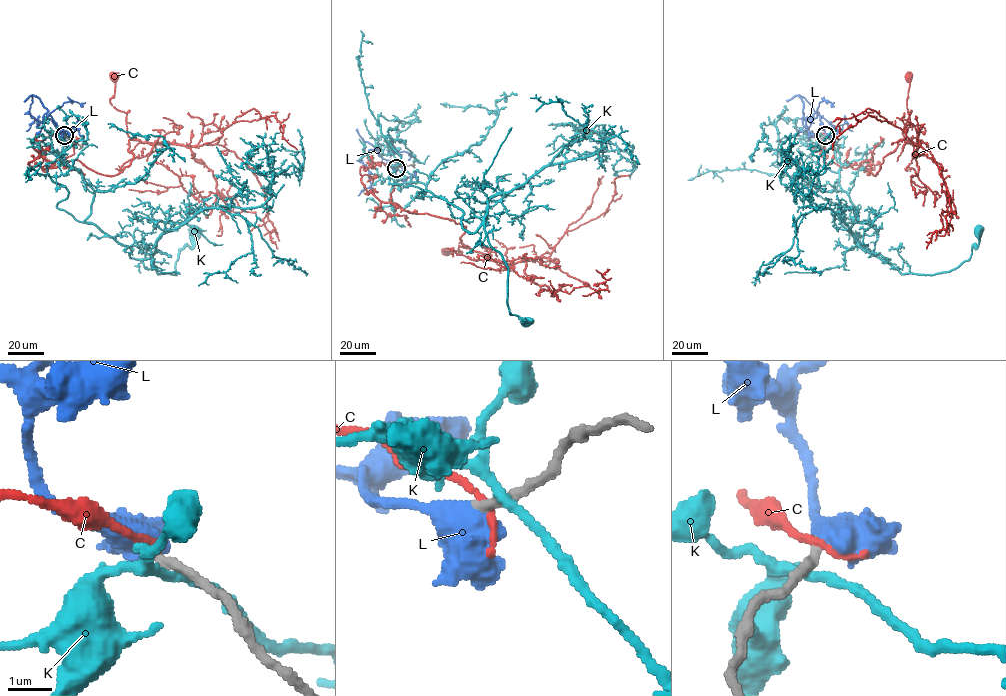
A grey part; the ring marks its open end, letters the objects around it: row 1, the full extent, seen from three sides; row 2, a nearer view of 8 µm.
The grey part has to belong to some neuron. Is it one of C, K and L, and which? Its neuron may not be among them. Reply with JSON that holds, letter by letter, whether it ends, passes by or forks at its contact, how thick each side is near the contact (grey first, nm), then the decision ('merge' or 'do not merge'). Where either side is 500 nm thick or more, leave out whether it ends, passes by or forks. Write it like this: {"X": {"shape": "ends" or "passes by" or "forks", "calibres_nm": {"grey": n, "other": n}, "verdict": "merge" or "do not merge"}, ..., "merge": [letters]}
{"C": {"shape": "passes by", "calibres_nm": {"grey": 220, "other": 140}, "verdict": "do not merge"}, "K": {"shape": "forks", "calibres_nm": {"grey": 280, "other": 190}, "verdict": "do not merge"}, "L": {"calibres_nm": {"grey": 220, "other": 750}, "verdict": "merge"}, "merge": ["L"]}

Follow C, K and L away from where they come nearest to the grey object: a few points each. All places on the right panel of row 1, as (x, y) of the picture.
C: (825, 135), (819, 137), (823, 161), (857, 169), (869, 160), (875, 175), (905, 138), (908, 77)
K: (825, 136), (855, 208), (848, 226), (875, 232), (874, 254), (901, 273), (956, 269), (978, 230)
L: (825, 135), (817, 113), (803, 116), (799, 95), (831, 124), (842, 125), (845, 120), (852, 131)

